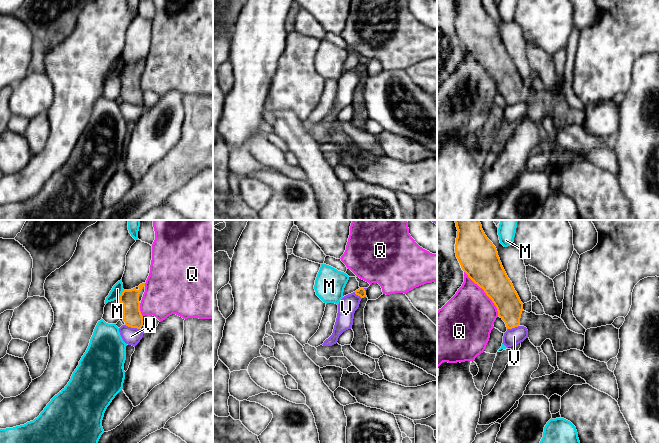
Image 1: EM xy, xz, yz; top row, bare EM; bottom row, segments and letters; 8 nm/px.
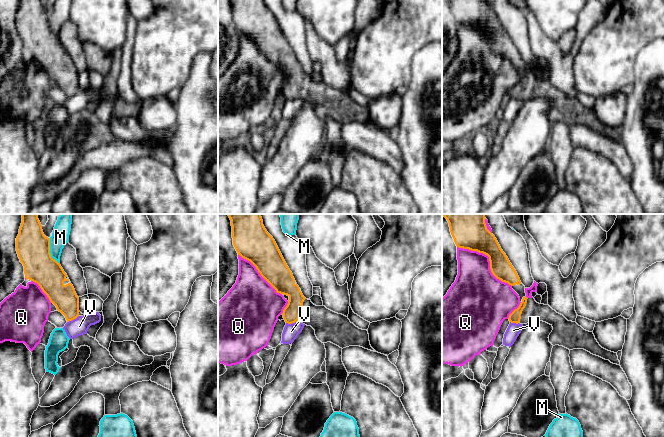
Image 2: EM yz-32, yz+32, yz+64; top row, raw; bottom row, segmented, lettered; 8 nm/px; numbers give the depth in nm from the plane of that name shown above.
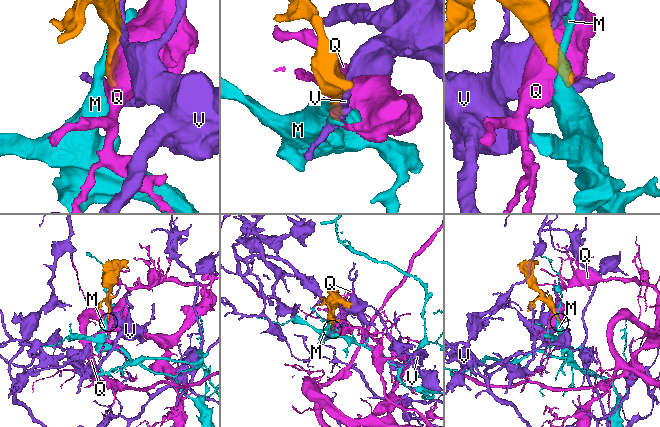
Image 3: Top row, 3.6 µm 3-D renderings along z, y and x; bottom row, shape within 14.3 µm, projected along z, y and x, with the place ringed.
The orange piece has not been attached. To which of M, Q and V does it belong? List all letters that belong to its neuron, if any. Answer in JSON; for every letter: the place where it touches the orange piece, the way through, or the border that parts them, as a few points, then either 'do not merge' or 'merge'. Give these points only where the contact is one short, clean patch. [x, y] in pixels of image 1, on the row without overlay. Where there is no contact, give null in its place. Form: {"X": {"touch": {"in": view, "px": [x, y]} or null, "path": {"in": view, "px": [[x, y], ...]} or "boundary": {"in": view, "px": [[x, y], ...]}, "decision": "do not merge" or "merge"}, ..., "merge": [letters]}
{"M": {"touch": {"in": "xy", "px": [121, 70]}, "boundary": {"in": "xy", "px": [[124, 66], [118, 74]]}, "decision": "do not merge"}, "Q": {"touch": {"in": "yz", "px": [485, 68]}, "decision": "do not merge"}, "V": {"touch": {"in": "xy", "px": [132, 103]}, "decision": "do not merge"}, "merge": []}

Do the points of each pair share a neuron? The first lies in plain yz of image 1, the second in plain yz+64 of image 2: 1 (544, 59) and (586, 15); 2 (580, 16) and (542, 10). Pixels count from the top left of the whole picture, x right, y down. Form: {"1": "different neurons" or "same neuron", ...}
{"1": "same neuron", "2": "different neurons"}

